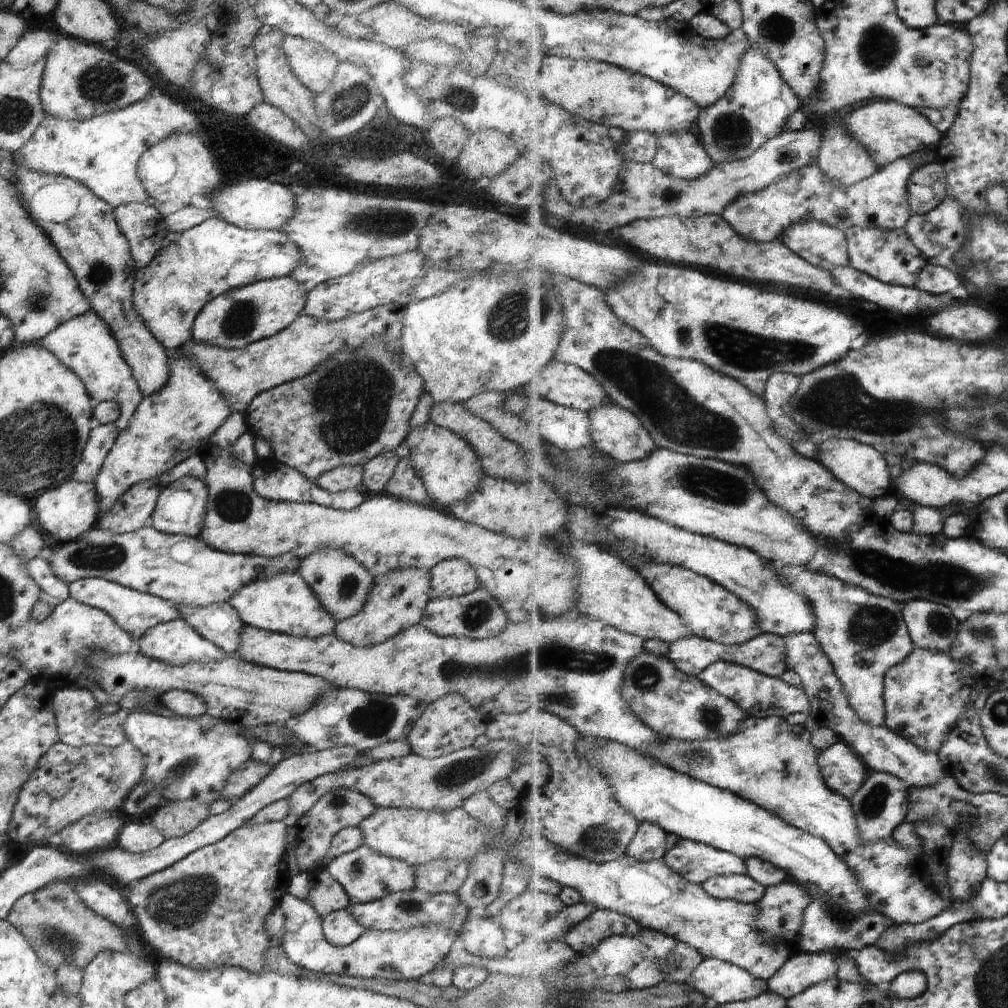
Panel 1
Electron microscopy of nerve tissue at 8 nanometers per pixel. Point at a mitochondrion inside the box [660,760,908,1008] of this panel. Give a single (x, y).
(873, 805)

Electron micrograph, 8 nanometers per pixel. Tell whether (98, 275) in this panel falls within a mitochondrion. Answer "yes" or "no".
yes

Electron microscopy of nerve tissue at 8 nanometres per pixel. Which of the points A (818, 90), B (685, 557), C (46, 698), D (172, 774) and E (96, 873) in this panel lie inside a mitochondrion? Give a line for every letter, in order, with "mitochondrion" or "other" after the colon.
A: other
B: other
C: other
D: mitochondrion
E: other

